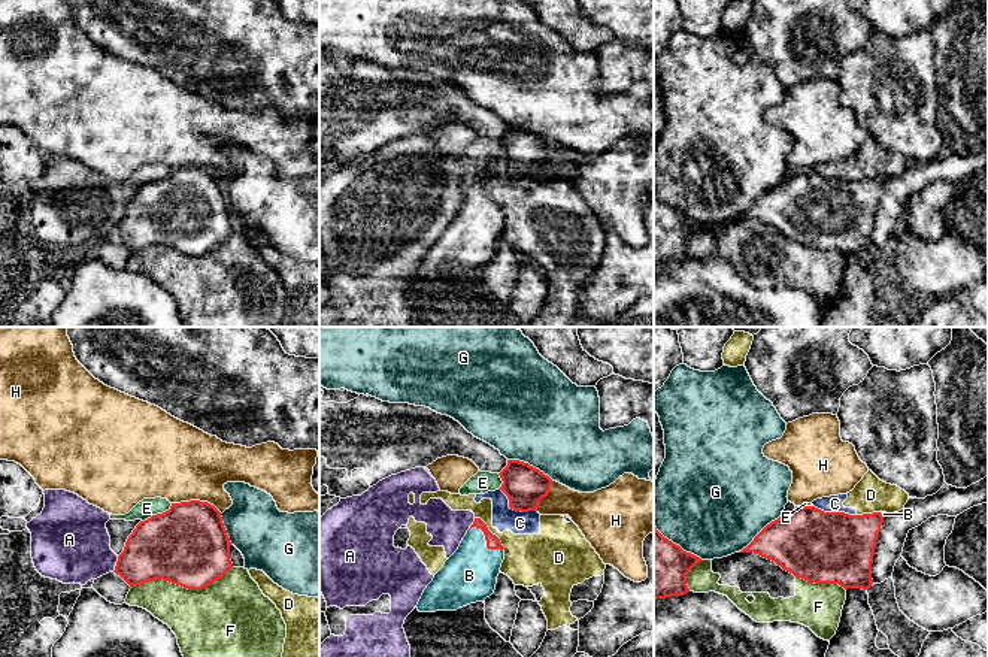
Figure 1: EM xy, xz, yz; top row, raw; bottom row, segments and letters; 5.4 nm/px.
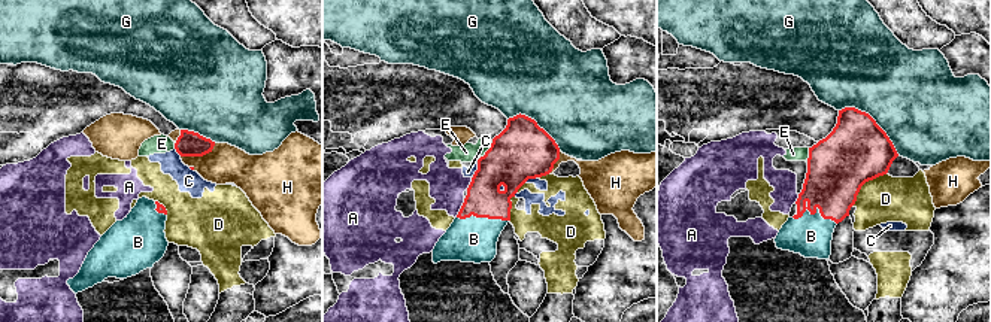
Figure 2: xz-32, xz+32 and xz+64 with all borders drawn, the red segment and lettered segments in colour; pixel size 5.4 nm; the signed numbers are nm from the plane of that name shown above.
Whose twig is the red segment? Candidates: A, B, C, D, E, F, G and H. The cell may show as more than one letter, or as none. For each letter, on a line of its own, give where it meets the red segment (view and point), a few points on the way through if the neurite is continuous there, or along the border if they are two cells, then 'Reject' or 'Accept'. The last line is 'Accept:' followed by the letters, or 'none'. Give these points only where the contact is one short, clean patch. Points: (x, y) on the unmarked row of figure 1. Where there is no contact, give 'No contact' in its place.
A: Touches red at xy (117, 229). Reject
B: Touches red at xz (485, 205). Path across: xz (493, 208), (485, 205), (469, 241). Accept
C: Touches red at xz (514, 175). Boundary: xz (499, 154), (506, 162), (511, 173), (536, 176). Reject
D: Touches red at xz (490, 197). Reject
E: Touches red at xy (157, 179). Boundary: xy (172, 169), (167, 175), (152, 179), (142, 187). Reject
F: Touches red at xy (181, 251). Reject
G: Touches red at xz (529, 130). Reject
H: Touches red at xy (197, 166). Boundary: xy (172, 167), (206, 166), (221, 178). Reject
Accept: B

